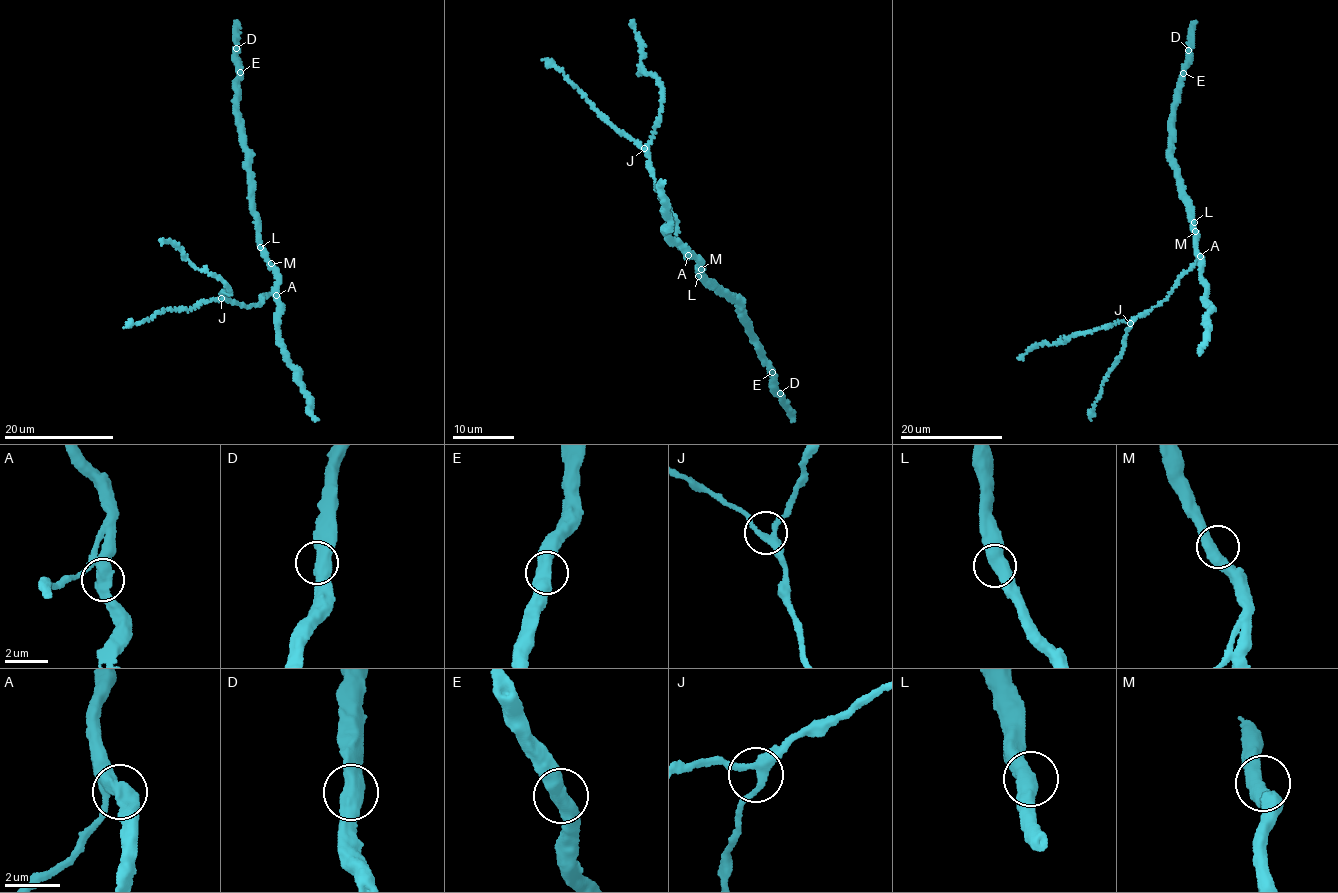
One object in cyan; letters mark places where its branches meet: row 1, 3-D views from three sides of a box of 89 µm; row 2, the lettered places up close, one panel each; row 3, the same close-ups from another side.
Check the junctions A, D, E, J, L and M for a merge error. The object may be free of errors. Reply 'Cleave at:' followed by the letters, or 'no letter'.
Cleave at: no letter

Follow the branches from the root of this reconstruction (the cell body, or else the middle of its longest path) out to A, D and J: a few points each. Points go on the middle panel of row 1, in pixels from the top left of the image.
A: (698, 265), (701, 266), (693, 253), (688, 256)
D: (698, 265), (712, 287), (741, 306), (750, 333), (774, 373), (774, 386), (780, 393)
J: (698, 265), (701, 266), (693, 254), (683, 249), (678, 240), (672, 212), (658, 193), (648, 151), (644, 148)

